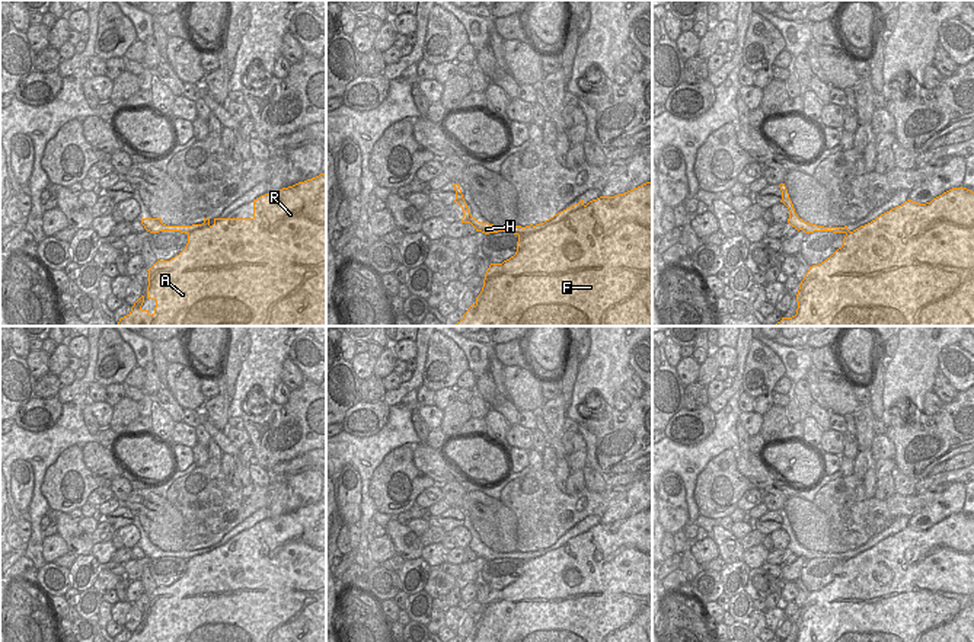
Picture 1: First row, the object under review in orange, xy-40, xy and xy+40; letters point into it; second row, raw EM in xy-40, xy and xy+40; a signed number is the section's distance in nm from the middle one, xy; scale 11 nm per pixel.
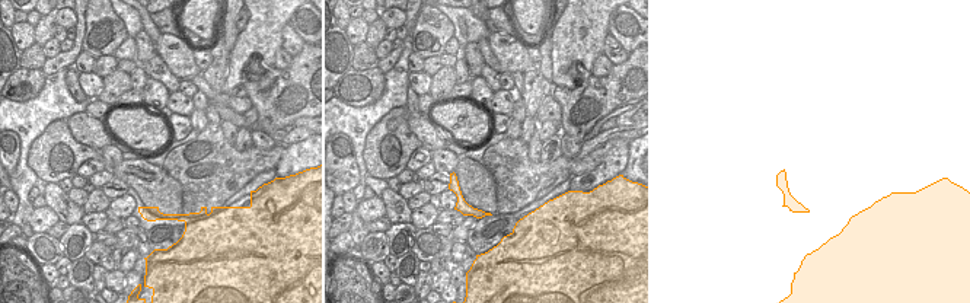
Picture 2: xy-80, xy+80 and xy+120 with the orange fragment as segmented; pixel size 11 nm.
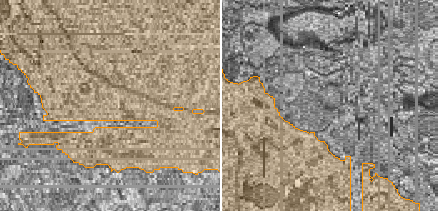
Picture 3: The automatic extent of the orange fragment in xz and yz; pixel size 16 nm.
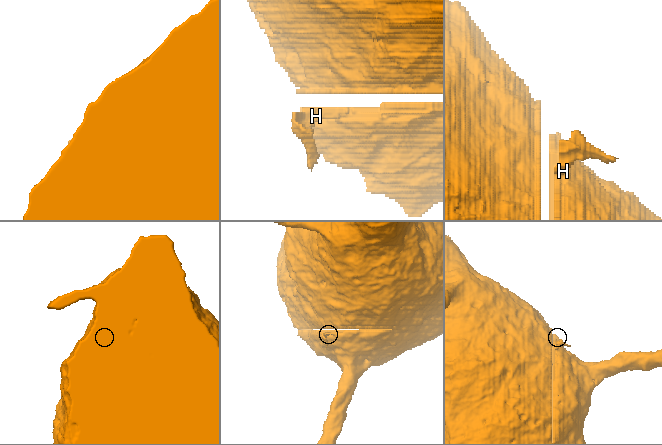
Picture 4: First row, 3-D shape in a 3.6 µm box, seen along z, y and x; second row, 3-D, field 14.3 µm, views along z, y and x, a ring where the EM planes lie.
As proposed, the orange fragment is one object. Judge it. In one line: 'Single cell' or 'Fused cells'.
Fused cells.

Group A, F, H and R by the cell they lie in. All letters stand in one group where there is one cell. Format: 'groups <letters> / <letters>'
groups A F R / H

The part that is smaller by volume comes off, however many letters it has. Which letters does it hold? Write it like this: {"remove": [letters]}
{"remove": ["H"]}

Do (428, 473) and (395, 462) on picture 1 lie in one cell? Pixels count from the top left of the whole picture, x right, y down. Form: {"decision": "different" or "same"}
{"decision": "different"}

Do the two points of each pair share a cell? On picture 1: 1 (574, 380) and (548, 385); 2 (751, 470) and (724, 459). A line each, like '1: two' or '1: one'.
1: two
2: two

